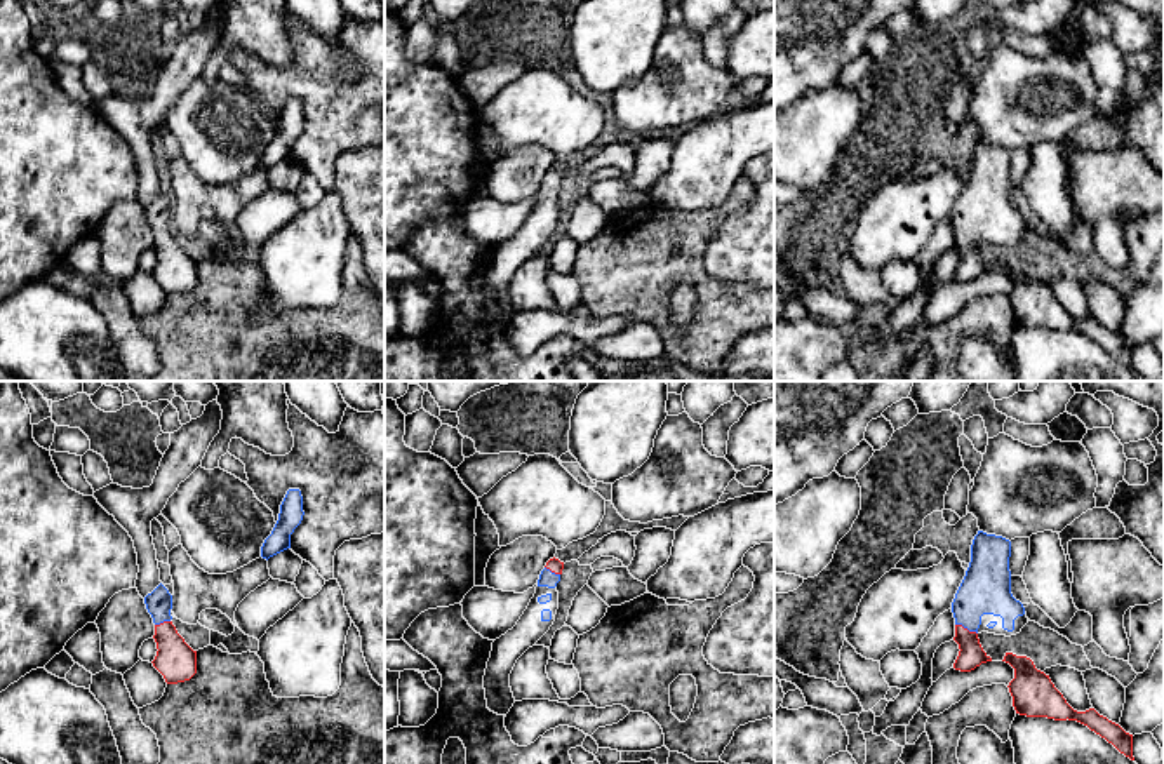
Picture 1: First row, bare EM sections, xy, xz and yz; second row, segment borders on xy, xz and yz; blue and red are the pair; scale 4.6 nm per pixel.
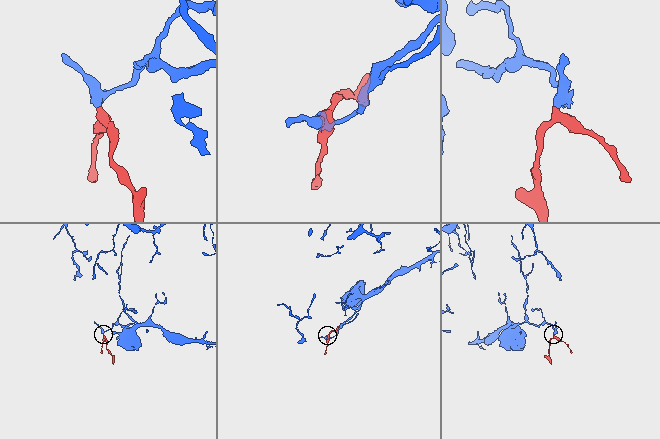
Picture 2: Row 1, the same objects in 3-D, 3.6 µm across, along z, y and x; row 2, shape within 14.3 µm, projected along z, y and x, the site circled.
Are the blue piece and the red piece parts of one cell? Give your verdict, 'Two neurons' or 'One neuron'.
One neuron

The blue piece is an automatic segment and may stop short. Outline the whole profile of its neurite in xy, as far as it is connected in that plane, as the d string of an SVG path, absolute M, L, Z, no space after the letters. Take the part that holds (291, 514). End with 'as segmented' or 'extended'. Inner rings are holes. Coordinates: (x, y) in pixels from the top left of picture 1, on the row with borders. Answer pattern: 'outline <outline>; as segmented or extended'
outline M289 489L282 505L278 520L271 534L264 539L261 546L261 557L270 559L287 548L291 548L291 534L303 520L303 496L299 489Z; as segmented

